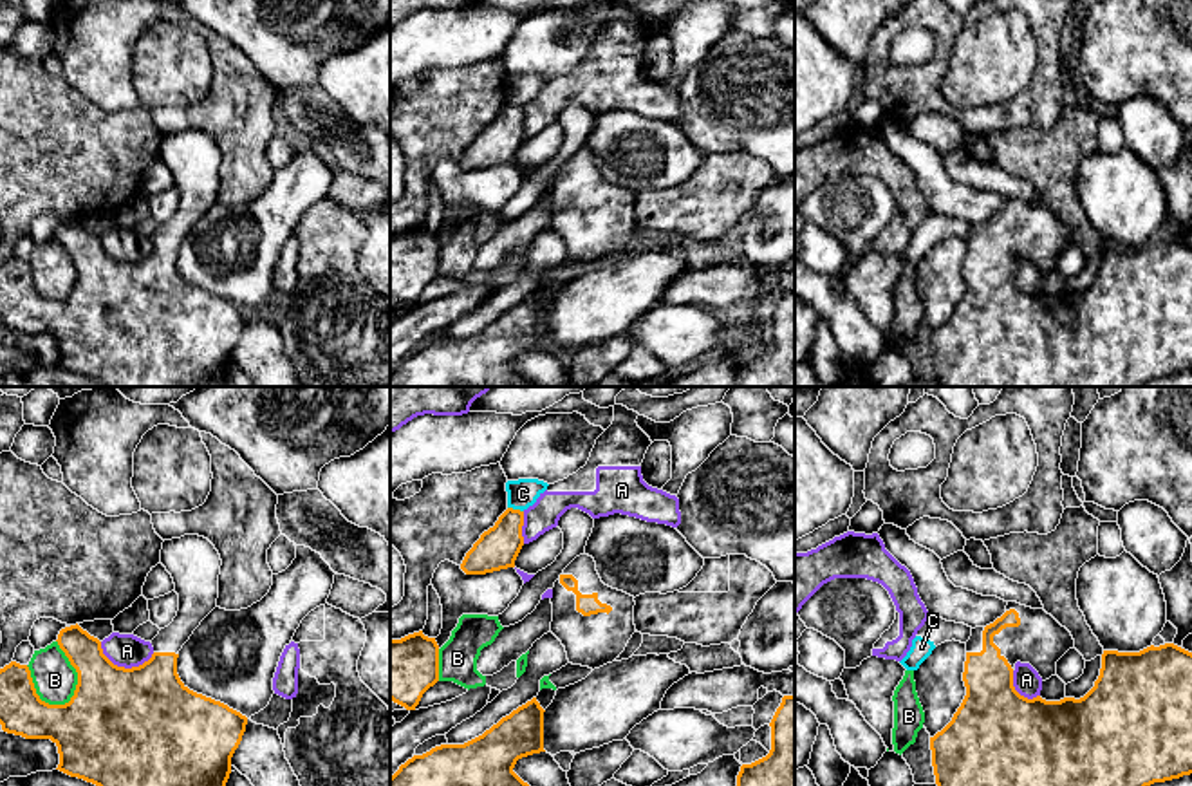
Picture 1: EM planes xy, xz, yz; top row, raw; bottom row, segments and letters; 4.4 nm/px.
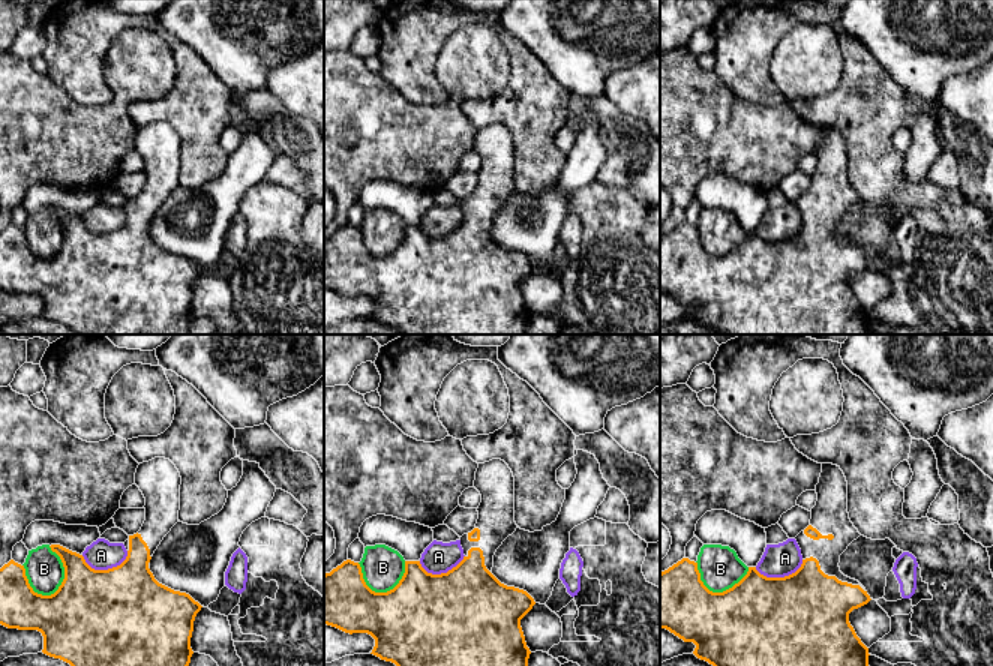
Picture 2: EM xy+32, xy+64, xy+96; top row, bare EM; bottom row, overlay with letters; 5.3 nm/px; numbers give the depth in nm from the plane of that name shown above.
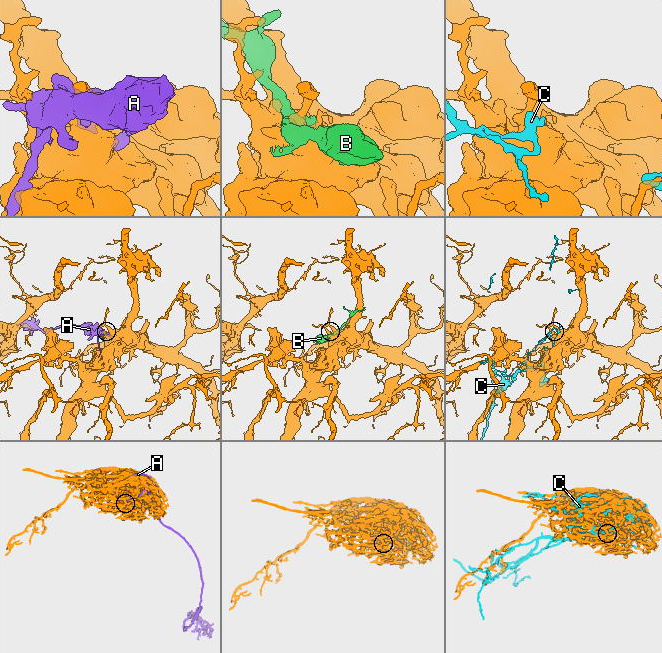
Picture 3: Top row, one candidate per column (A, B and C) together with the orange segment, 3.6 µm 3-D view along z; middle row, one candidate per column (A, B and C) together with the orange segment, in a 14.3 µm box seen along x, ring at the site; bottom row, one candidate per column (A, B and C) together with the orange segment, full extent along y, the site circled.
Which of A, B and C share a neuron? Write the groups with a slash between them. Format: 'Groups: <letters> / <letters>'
Groups: A / B / C

